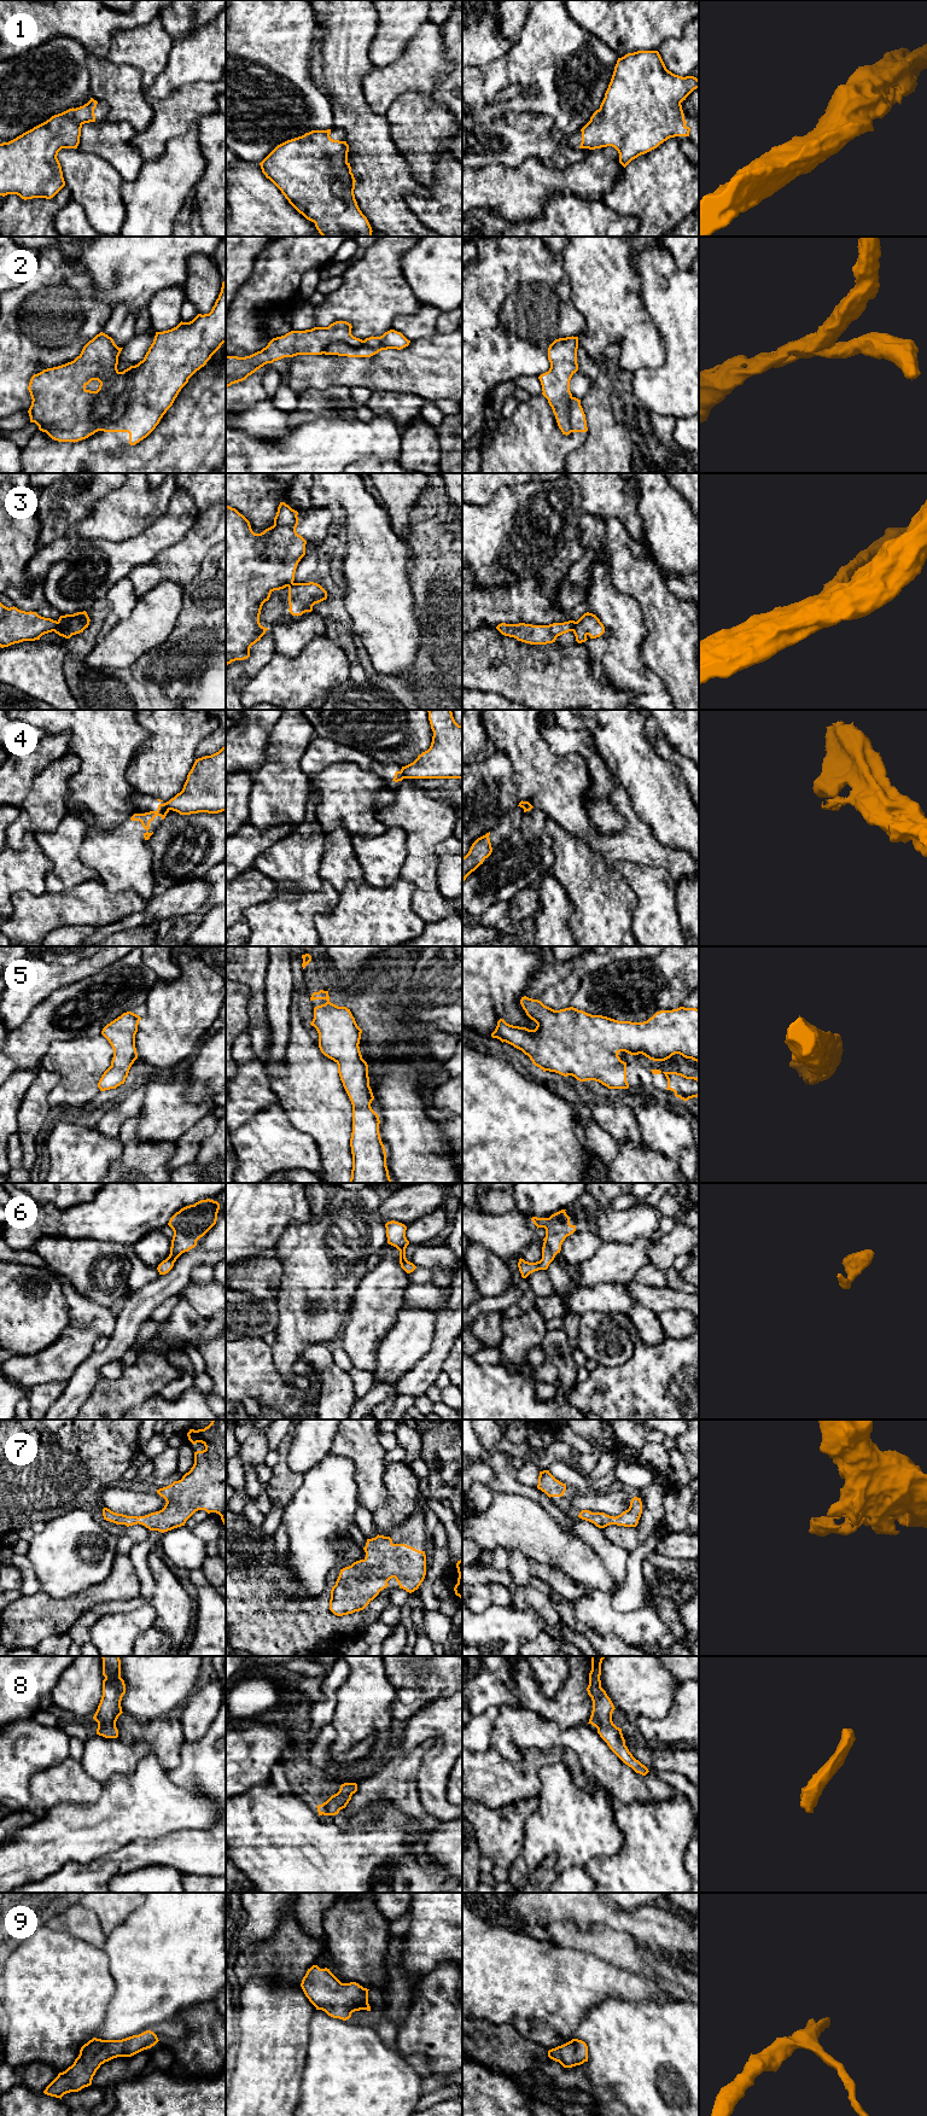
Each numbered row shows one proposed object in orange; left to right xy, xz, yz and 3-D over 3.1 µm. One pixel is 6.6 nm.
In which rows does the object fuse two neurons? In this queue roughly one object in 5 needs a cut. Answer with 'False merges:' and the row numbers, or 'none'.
False merges: 2, 3, 4

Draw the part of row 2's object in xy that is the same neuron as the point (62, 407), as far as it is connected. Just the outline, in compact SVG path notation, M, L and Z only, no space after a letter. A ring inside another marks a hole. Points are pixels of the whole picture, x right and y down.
M100 332L74 361L34 374L28 386L33 400L28 410L30 422L35 422L40 431L54 441L75 443L118 418L133 385L129 379L126 390L115 395L109 415L95 421L93 407L98 397L109 394L116 381L133 369L134 366L123 372L117 369L122 349L111 337ZM92 380L100 383L97 391L86 389Z

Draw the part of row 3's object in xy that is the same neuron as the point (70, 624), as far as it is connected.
M86 611L60 616L54 633L65 639L70 639L72 635L83 633L88 628L89 622L91 619Z

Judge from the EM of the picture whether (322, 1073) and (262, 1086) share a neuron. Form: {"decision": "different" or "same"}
{"decision": "different"}

